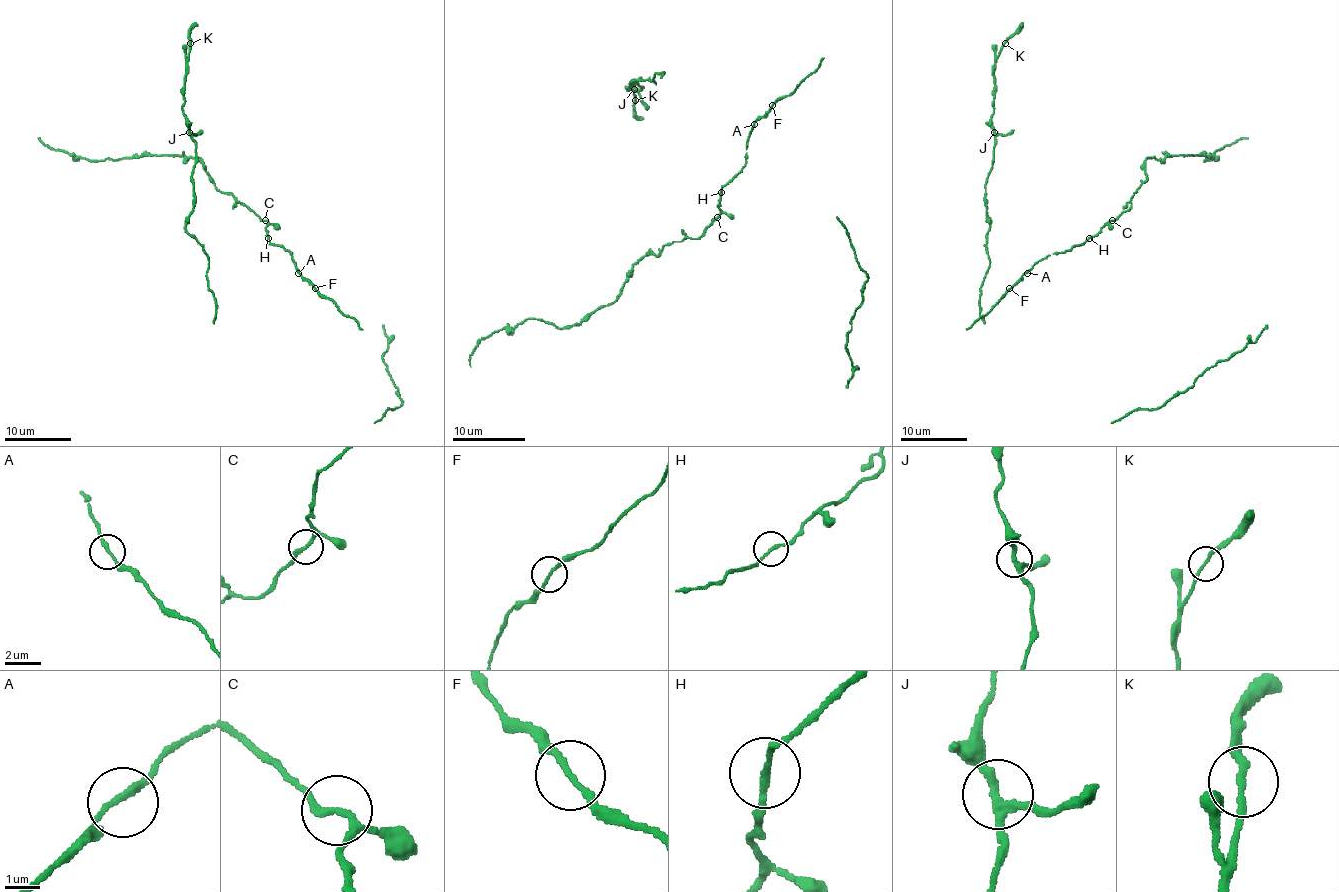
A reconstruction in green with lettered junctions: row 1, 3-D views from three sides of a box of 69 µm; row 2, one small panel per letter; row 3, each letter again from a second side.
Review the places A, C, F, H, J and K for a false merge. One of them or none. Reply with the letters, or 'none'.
none

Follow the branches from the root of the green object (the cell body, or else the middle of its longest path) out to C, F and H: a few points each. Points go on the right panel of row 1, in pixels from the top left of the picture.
C: (1028, 271), (1050, 255), (1065, 253), (1082, 245), (1112, 220)
F: (1028, 271), (1010, 288)
H: (1028, 271), (1050, 255), (1065, 253), (1088, 238)

